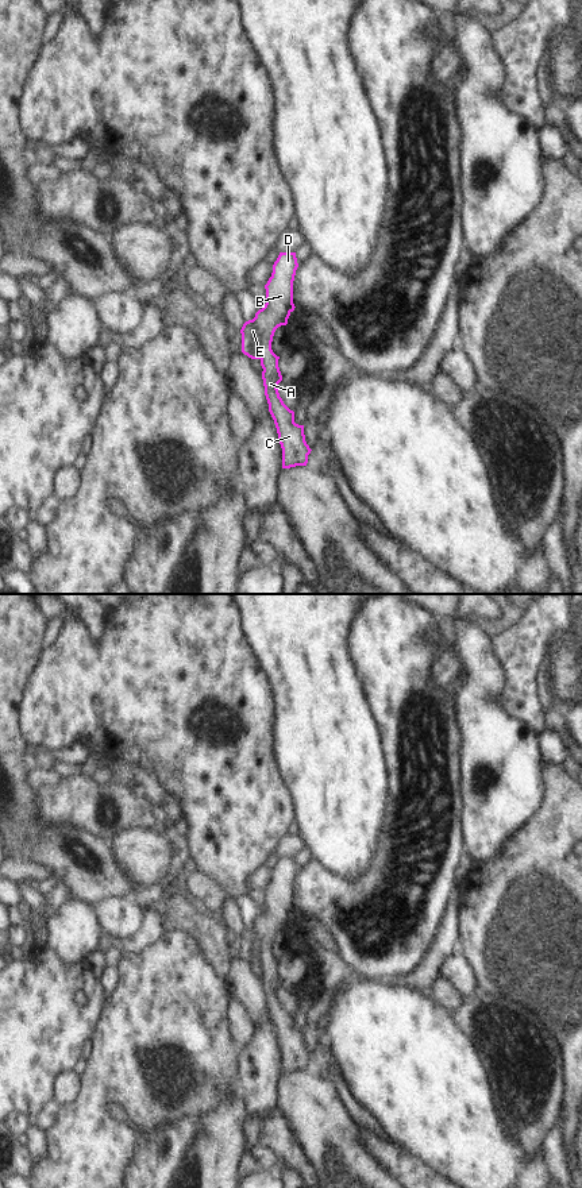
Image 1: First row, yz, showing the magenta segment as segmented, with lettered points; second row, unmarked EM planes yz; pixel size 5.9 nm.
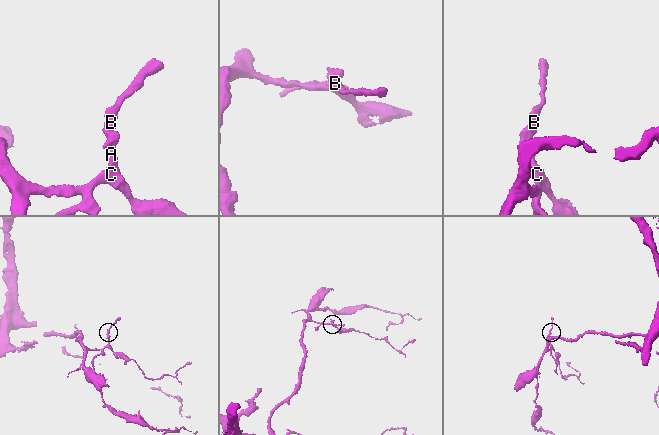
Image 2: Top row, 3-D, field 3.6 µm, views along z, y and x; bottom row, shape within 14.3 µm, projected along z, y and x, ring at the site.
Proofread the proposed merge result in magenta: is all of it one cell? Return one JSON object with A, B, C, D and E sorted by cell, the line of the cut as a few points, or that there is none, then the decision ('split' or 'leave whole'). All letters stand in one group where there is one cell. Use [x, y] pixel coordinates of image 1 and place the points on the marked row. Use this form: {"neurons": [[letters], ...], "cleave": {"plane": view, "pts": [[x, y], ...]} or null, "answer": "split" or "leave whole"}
{"neurons": [["A", "B", "C", "D", "E"]], "cleave": null, "answer": "leave whole"}

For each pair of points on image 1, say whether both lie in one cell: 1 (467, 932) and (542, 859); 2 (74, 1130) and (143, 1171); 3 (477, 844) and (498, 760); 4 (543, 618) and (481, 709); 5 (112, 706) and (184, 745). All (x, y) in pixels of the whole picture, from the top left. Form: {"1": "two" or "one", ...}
{"1": "one", "2": "two", "3": "one", "4": "two", "5": "one"}

